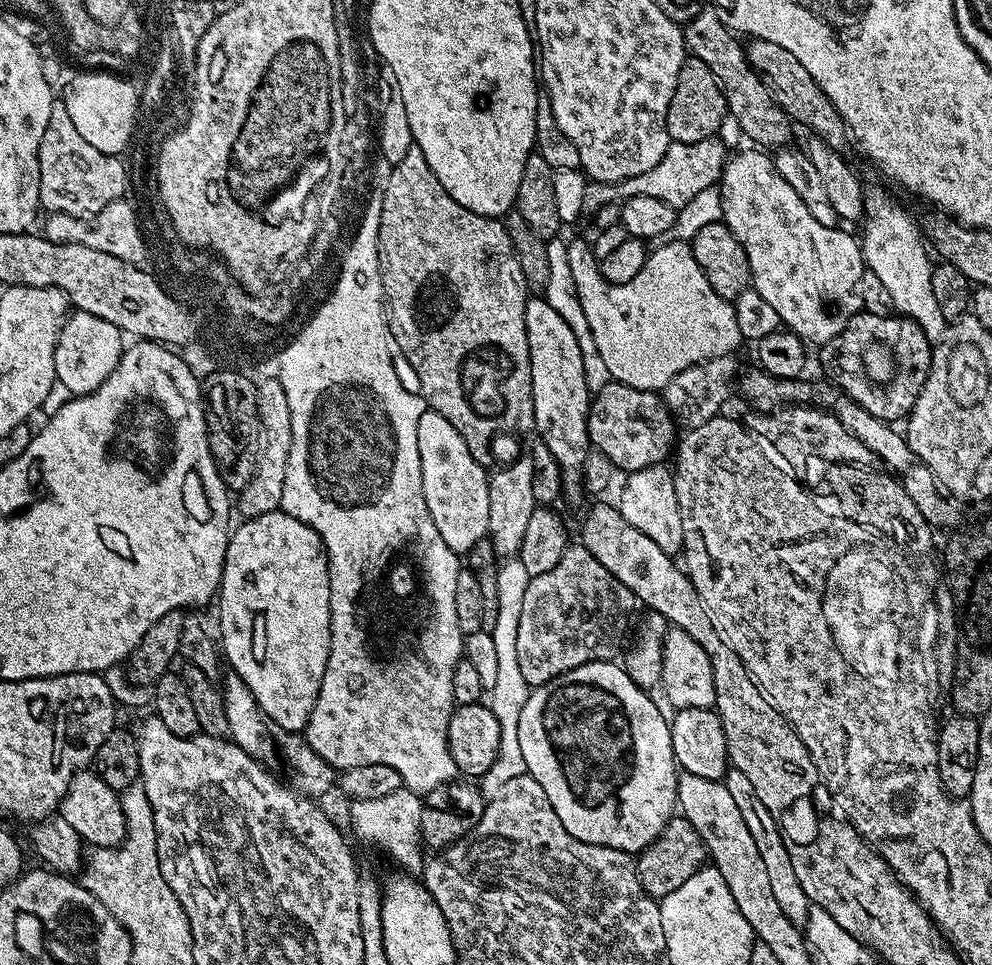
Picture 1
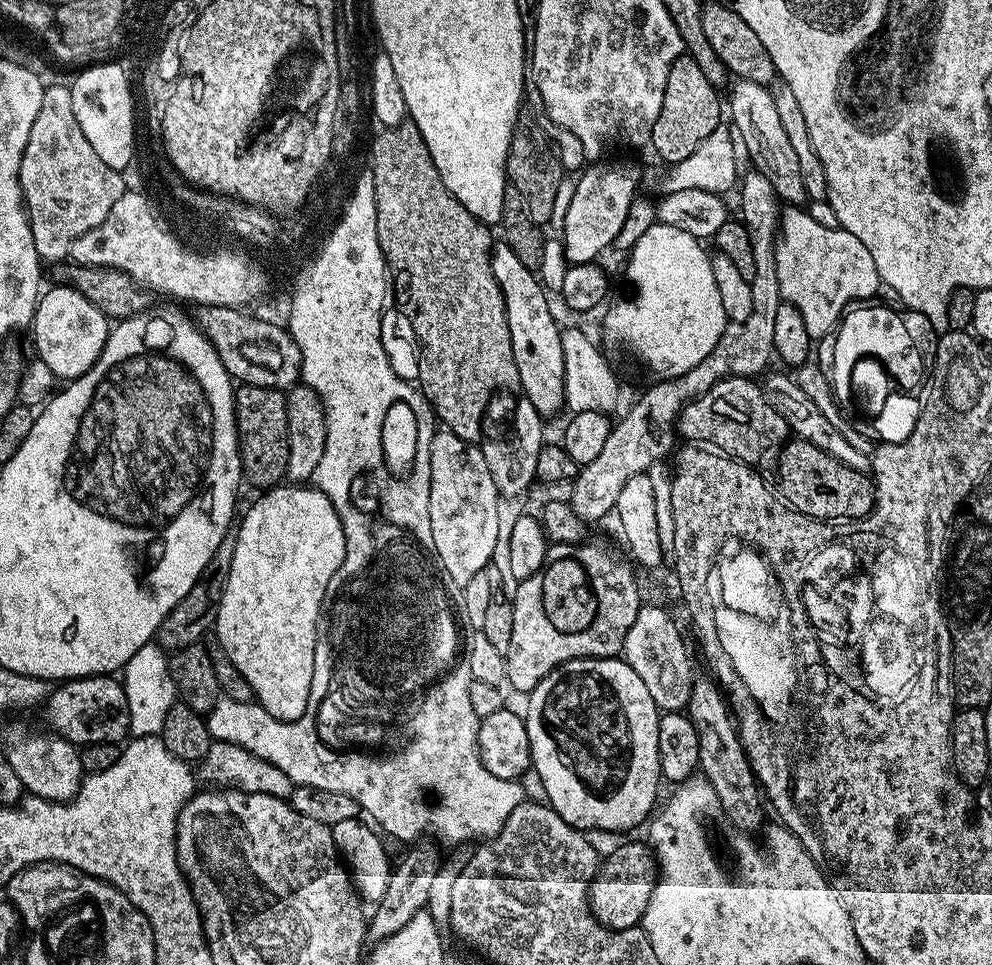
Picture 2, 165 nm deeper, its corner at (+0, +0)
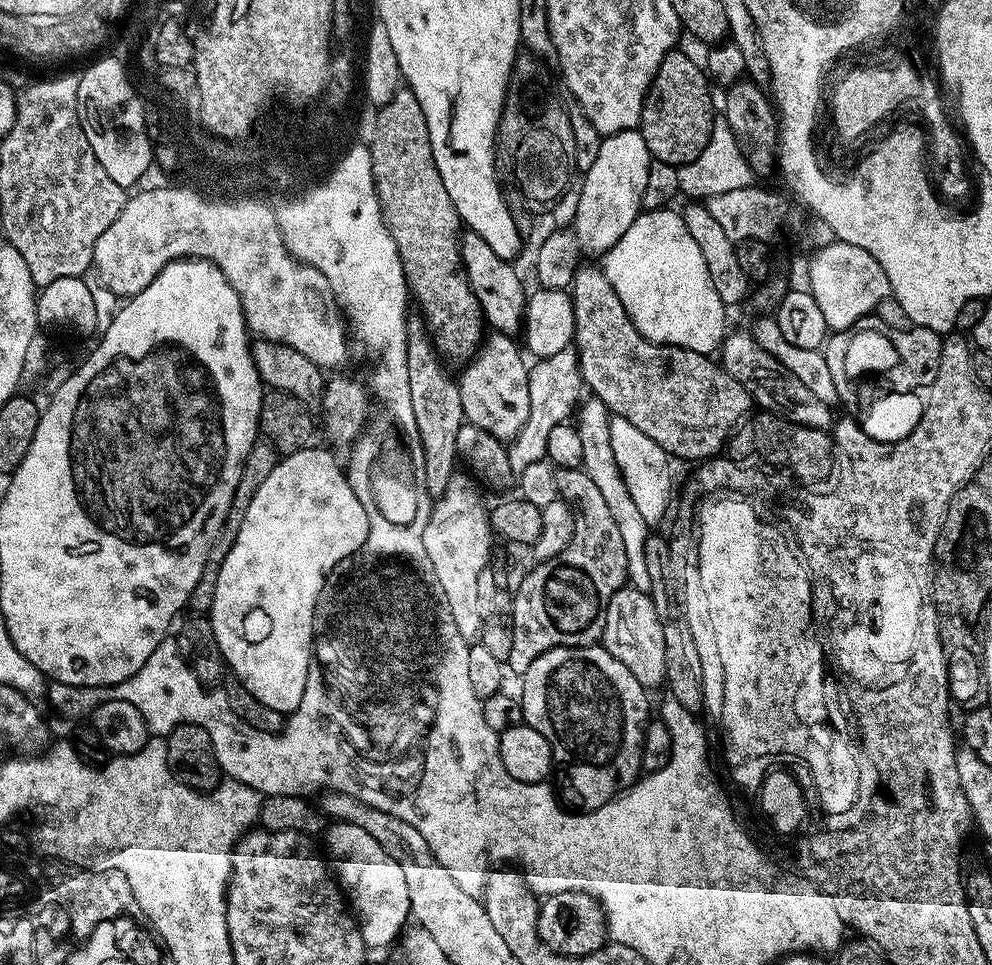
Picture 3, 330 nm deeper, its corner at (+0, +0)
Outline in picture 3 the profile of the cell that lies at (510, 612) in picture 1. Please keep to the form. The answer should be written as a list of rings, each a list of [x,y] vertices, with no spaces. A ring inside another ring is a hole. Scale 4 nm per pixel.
[[[573,345],[559,350],[550,357],[539,359],[531,365],[527,384],[530,395],[530,415],[522,430],[507,447],[513,473],[519,474],[531,463],[545,459],[546,438],[549,437],[554,426],[565,423],[571,417],[574,407],[581,399],[580,390],[582,392],[583,388],[577,352]]]

